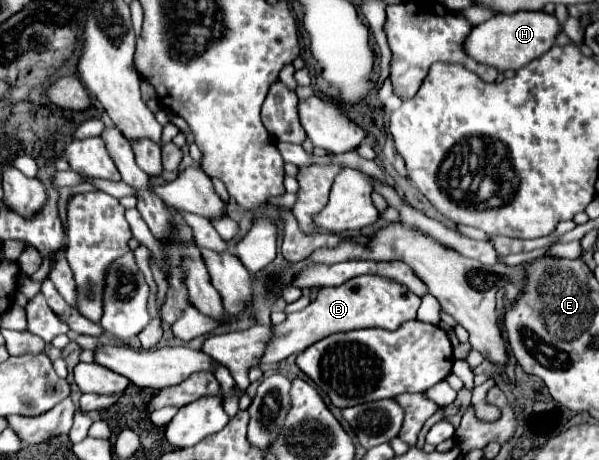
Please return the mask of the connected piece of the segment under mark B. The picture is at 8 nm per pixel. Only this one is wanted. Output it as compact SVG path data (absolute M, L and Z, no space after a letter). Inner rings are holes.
M359 275L345 281L339 287L321 287L317 291L317 299L311 301L303 311L287 315L281 325L275 325L275 343L267 347L267 355L263 355L261 363L277 363L287 359L289 355L297 355L315 341L329 337L331 333L365 329L365 327L381 327L381 329L399 329L405 321L415 319L421 299L407 291L401 283L377 277L377 275Z

